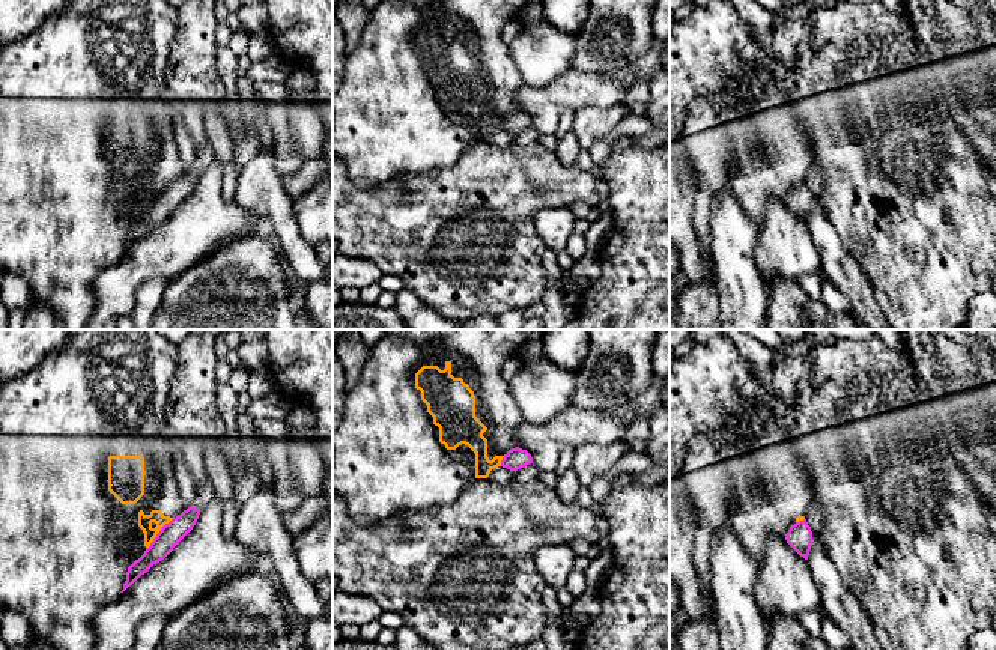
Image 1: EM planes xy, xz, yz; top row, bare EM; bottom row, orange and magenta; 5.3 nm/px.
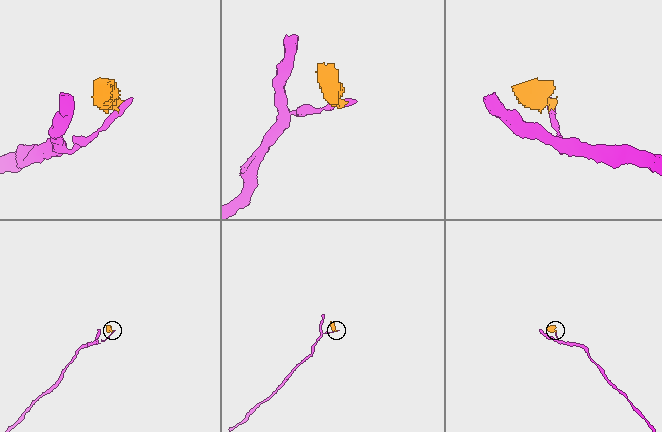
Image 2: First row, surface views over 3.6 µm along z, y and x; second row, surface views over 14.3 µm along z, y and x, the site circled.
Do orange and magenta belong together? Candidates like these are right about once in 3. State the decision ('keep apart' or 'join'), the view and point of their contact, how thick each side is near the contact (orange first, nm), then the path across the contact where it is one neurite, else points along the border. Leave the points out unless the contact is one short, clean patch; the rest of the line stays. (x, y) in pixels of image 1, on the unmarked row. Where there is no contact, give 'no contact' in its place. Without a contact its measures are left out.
keep apart; meets orange in xy at (158, 194); 80 nm thick on the orange side, 120 nm on the other; border along xy (173, 181), (146, 211)

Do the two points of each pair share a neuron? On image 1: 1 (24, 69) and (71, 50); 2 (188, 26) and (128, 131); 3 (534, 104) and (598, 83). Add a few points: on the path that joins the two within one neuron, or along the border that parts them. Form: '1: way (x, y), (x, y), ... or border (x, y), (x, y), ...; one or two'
1: way (36, 60), (59, 60); one
2: border (176, 26), (169, 48), (169, 72), (163, 95); two
3: way (549, 101), (567, 91), (583, 89); one

